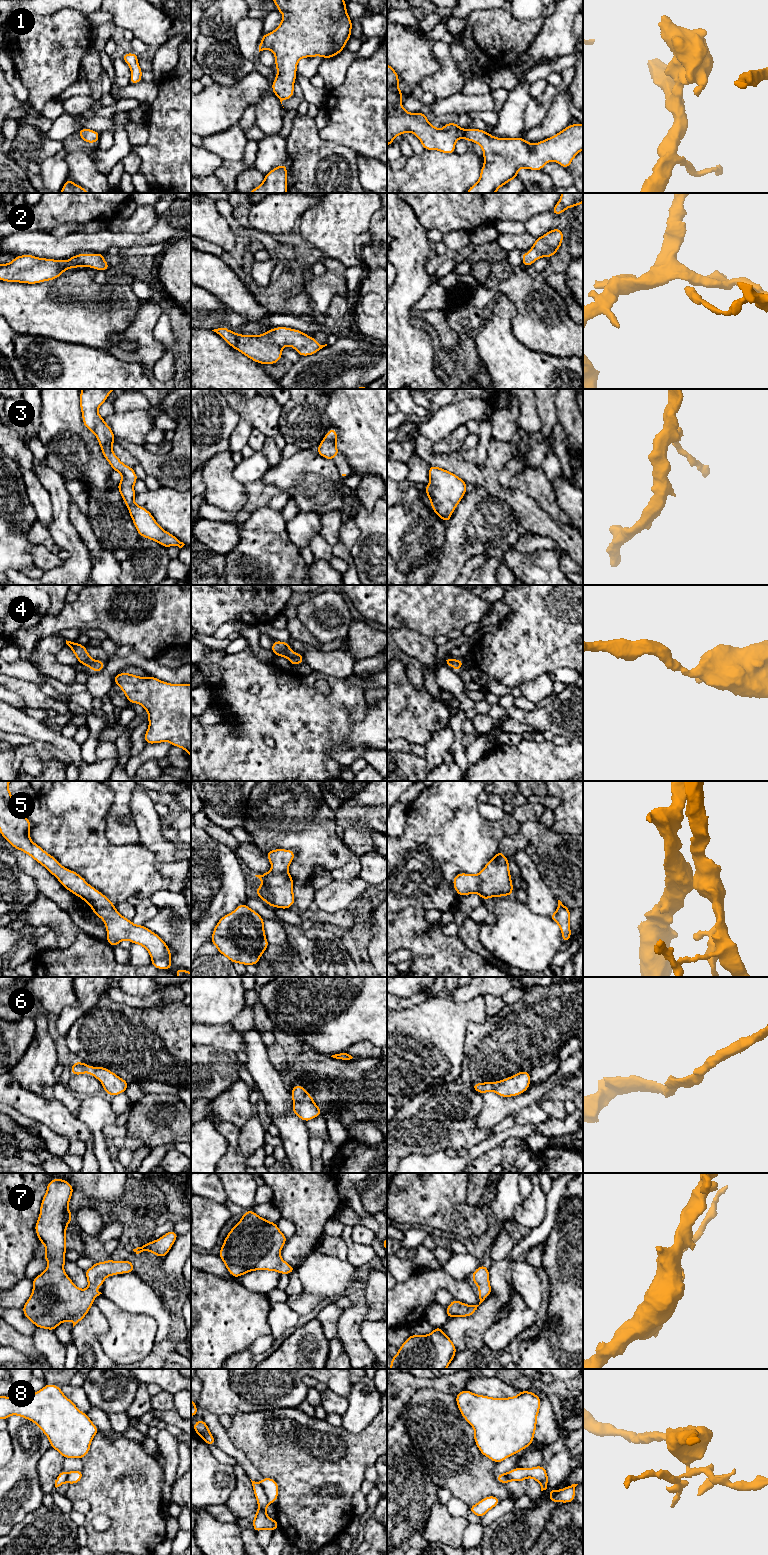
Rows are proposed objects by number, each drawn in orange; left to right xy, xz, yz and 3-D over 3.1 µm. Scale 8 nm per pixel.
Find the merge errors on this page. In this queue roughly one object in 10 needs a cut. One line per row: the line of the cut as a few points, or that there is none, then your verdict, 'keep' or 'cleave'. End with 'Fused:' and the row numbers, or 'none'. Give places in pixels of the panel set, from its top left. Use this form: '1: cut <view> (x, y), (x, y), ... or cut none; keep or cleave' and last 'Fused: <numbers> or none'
1: cut none; keep
2: cut none; keep
3: cut none; keep
4: cut none; keep
5: cut none; keep
6: cut none; keep
7: cut none; keep
8: cut xz (259, 1483), (266, 1497), (271, 1502); cleave
Fused: 8

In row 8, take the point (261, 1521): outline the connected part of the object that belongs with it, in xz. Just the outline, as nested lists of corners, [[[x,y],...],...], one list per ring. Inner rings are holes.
[[[252,1480],[251,1482],[254,1495],[258,1503],[258,1511],[253,1517],[253,1530],[254,1532],[258,1532],[260,1530],[270,1529],[274,1532],[276,1529],[280,1528],[278,1521],[271,1519],[265,1512],[271,1502],[268,1500],[262,1485]]]

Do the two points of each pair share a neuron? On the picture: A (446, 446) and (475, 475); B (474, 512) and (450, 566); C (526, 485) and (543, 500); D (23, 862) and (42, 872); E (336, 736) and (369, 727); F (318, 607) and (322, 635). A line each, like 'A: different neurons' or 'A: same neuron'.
A: different neurons
B: same neuron
C: same neuron
D: same neuron
E: different neurons
F: same neuron

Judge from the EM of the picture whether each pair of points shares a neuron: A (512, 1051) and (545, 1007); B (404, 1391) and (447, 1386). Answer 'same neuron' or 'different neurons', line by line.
A: same neuron
B: same neuron

